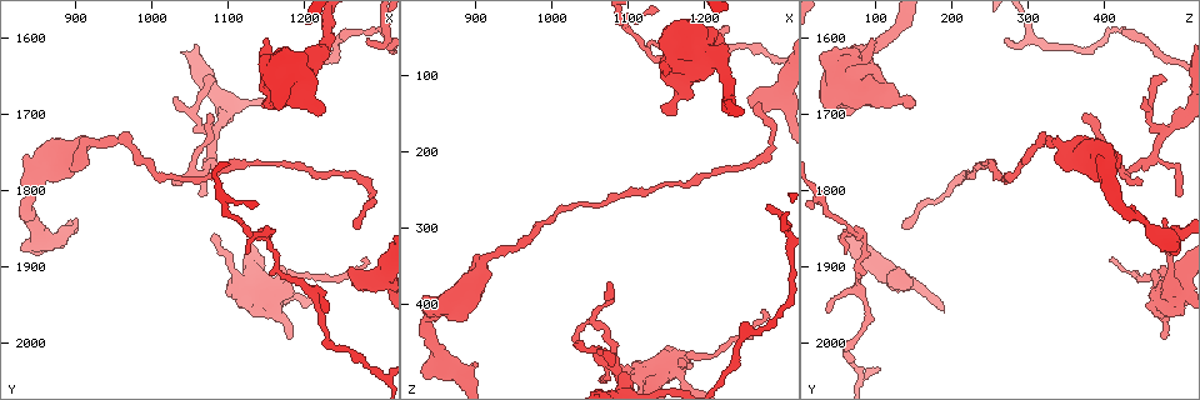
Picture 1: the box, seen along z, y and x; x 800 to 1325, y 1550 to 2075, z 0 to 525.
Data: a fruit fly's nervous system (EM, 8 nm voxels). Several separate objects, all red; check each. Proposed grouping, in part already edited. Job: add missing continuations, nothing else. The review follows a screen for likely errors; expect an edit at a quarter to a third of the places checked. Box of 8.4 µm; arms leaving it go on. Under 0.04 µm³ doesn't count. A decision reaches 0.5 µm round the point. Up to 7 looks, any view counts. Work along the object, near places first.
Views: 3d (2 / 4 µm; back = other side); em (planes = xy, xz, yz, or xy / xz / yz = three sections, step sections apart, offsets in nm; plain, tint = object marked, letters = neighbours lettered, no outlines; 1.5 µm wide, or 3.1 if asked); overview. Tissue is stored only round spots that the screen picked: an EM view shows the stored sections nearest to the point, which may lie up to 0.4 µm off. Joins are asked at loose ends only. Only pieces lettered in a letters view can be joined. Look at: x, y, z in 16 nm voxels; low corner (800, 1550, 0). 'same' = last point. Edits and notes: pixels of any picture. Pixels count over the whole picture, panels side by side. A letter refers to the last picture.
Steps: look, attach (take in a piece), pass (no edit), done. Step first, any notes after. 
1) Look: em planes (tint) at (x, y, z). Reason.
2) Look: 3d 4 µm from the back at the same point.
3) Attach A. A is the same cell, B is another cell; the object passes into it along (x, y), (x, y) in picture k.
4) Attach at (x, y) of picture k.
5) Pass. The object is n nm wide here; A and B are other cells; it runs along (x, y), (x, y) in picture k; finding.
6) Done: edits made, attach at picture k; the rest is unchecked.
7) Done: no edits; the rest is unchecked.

Look: 3d 4 µm from the back at (1285, 1600, 270). Tapers out.

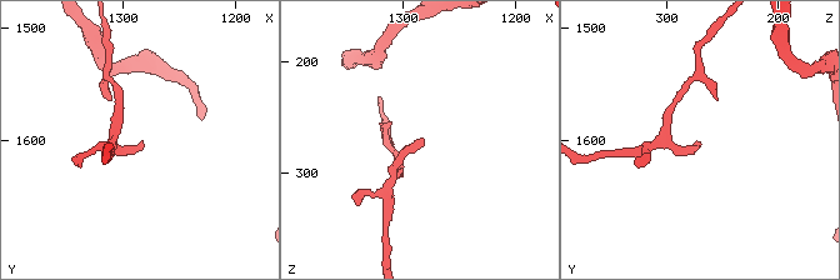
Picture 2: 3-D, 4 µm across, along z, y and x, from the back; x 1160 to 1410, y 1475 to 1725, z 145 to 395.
Look: em yz step 8 (tint) at (1282, 1600, 268). Shape alone is not enough.

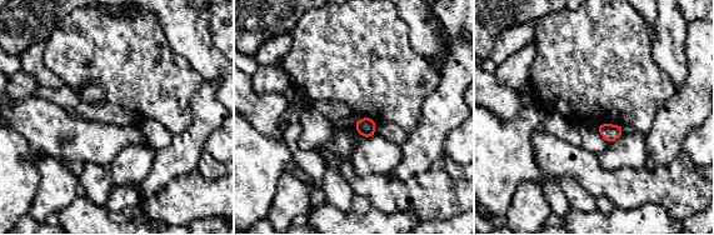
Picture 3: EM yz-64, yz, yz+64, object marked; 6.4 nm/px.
Look: em xz step 4 (letters) at the same point. Cut it another way.

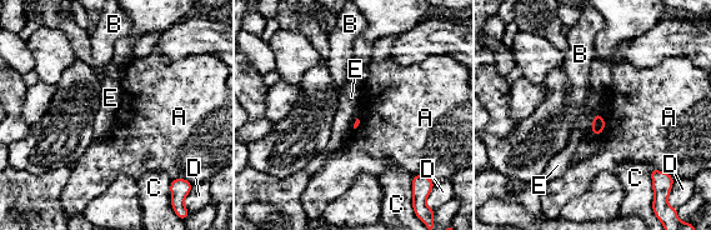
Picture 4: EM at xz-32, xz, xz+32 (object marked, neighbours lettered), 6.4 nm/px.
Pass. A, B, C, D and E are other cells; a border runs along (597, 111), (590, 133) in picture 4; none of them fits.

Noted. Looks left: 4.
Look: em xy step 4 (letters) at (1275, 1890, 405). Tapers out.

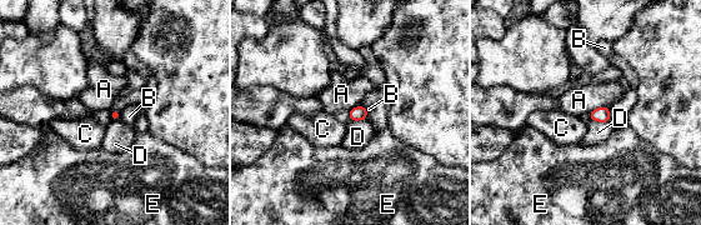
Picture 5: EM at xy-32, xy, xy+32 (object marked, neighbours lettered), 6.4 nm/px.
Pass. A, B, C, D and E are other cells; a border runs along (607, 106), (597, 106), (589, 114) in picture 5; no lettered piece goes on from it.

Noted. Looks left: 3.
Look: 3d 2 µm from the back at (1265, 1900, 130).

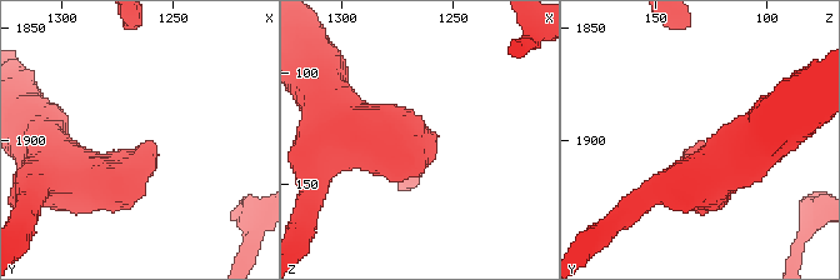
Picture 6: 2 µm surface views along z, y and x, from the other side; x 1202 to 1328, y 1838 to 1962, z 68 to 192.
Look: em xz step 4 (tint) at (1260, 1900, 131).

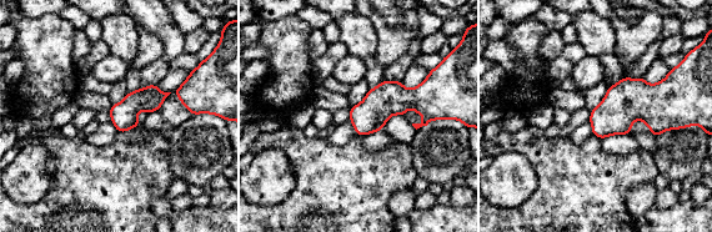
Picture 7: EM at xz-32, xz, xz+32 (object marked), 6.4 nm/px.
Look: em planes (letters) at the same point.

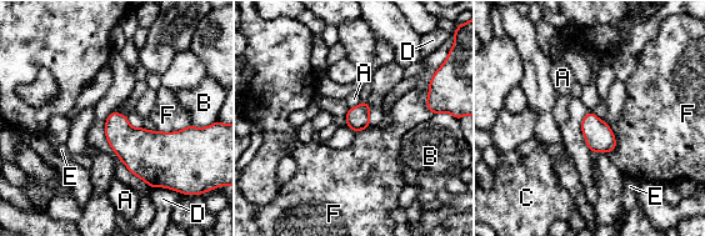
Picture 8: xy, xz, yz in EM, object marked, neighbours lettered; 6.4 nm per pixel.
Pass. A, B, C, D, E and F are other cells; a border runs along (586, 111), (581, 134), (591, 150) in picture 8; no lettered piece goes on from it.

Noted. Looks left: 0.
Done: no edits; the rest is unchecked.

